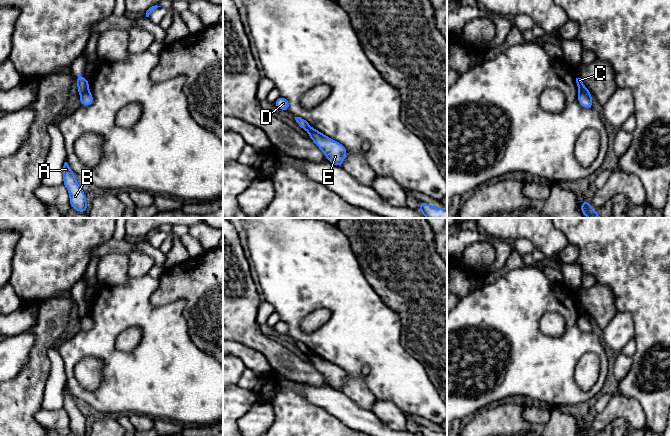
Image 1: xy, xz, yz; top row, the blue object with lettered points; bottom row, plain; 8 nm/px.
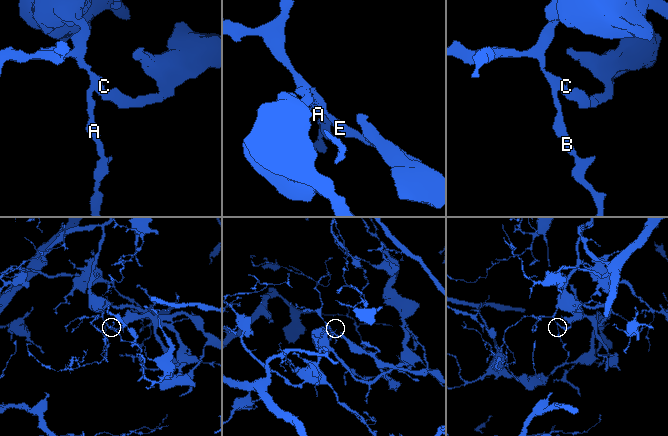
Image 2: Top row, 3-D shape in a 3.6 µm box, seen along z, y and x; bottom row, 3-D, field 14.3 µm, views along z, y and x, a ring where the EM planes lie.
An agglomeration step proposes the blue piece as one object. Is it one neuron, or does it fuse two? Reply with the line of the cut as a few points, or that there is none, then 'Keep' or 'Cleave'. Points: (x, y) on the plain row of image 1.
Split along xy (87, 313), (81, 319). Cleave

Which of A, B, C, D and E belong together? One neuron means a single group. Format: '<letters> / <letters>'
A B C D / E

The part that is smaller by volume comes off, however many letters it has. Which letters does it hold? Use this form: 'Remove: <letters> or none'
Remove: E

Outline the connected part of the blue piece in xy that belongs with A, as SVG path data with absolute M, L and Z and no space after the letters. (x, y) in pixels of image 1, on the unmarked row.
M67 386L63 390L63 408L67 411L70 418L70 429L79 436L87 435L86 420L78 409L75 398L71 395Z

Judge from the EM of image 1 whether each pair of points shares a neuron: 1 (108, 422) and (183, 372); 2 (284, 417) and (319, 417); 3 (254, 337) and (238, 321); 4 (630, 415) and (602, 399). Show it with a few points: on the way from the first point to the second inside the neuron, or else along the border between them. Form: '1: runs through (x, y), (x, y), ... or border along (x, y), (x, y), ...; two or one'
1: border along (114, 415), (106, 416); two
2: runs through (293, 417), (310, 417); one
3: runs through (250, 333), (242, 325); one
4: border along (611, 395), (607, 405), (597, 413); two

